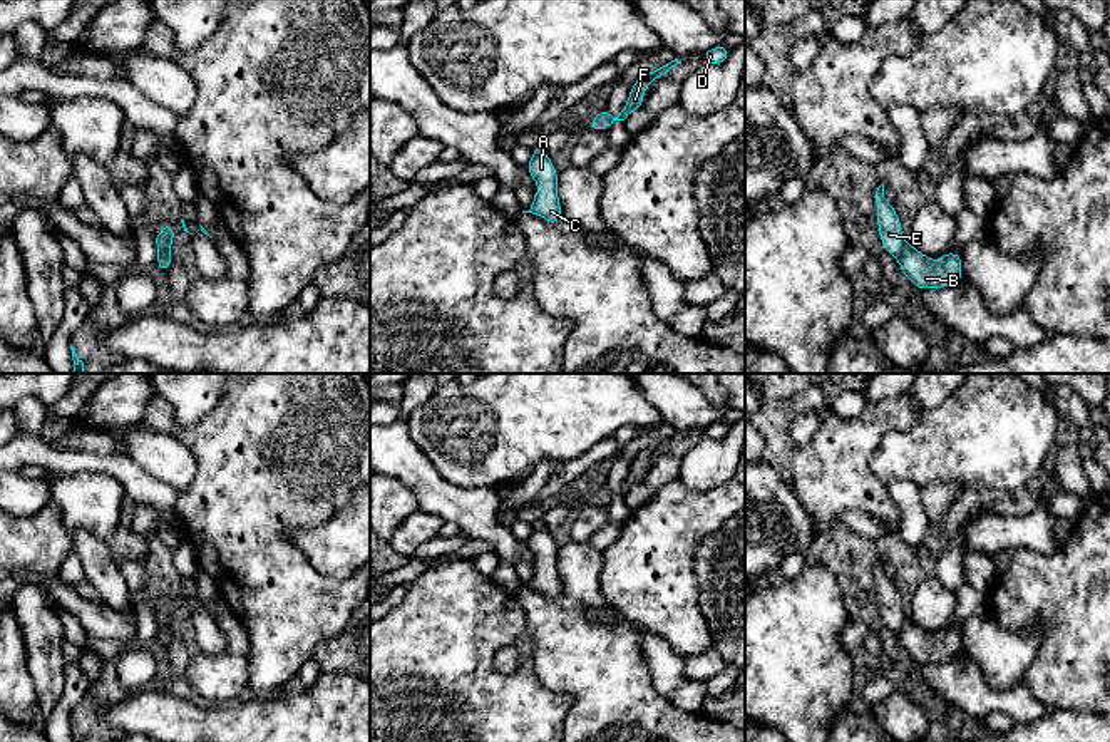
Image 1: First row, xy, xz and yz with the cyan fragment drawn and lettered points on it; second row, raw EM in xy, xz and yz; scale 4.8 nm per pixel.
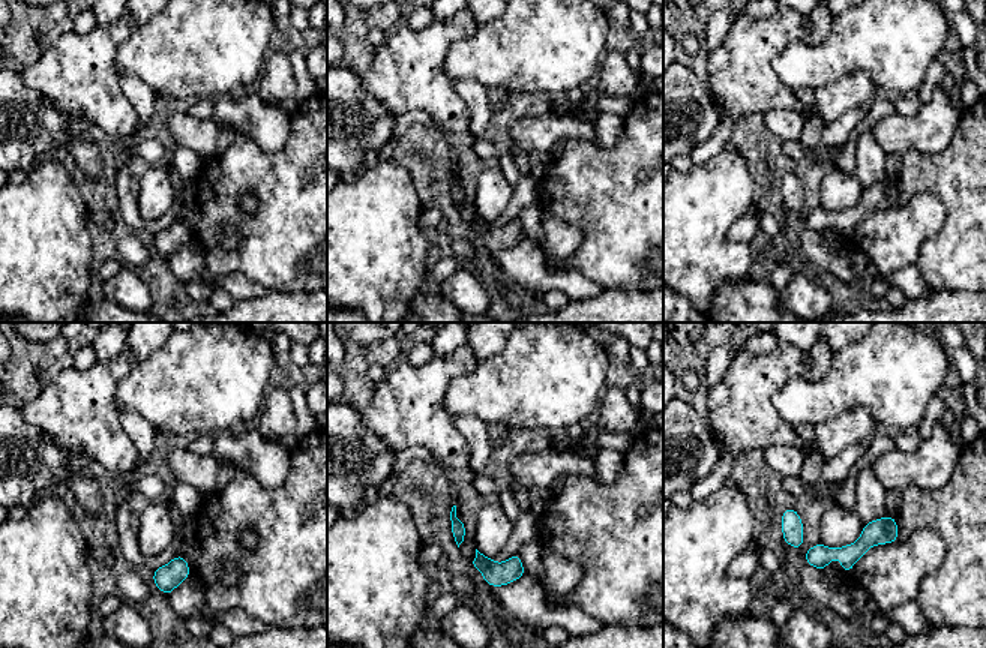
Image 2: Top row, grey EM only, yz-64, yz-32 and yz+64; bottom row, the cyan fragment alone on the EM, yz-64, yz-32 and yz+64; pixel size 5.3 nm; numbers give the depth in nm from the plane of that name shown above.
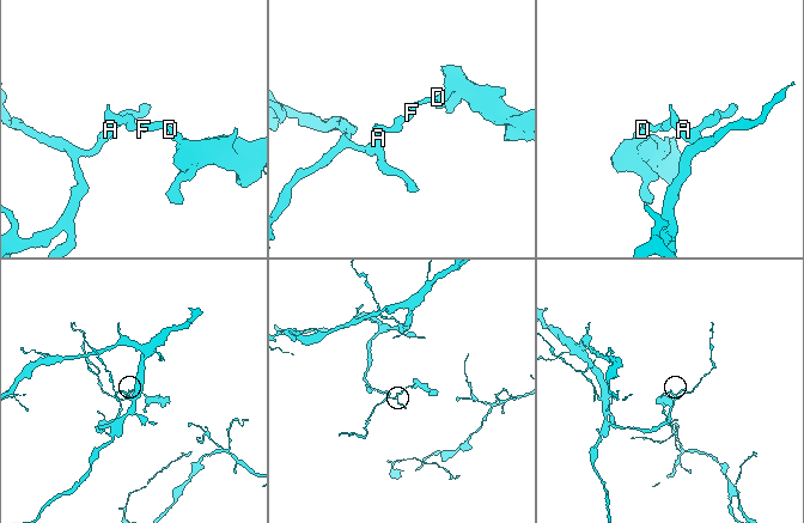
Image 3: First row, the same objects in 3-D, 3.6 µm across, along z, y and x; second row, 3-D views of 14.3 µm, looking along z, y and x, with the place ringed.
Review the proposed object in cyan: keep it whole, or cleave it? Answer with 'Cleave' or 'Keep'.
Cleave

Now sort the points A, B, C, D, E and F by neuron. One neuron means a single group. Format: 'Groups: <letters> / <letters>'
Groups: A B C / D E F

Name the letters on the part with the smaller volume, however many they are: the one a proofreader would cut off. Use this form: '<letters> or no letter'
D, E, F

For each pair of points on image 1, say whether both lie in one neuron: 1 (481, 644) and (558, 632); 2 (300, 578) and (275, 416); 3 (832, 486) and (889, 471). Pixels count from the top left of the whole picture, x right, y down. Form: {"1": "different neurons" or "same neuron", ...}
{"1": "different neurons", "2": "same neuron", "3": "different neurons"}

